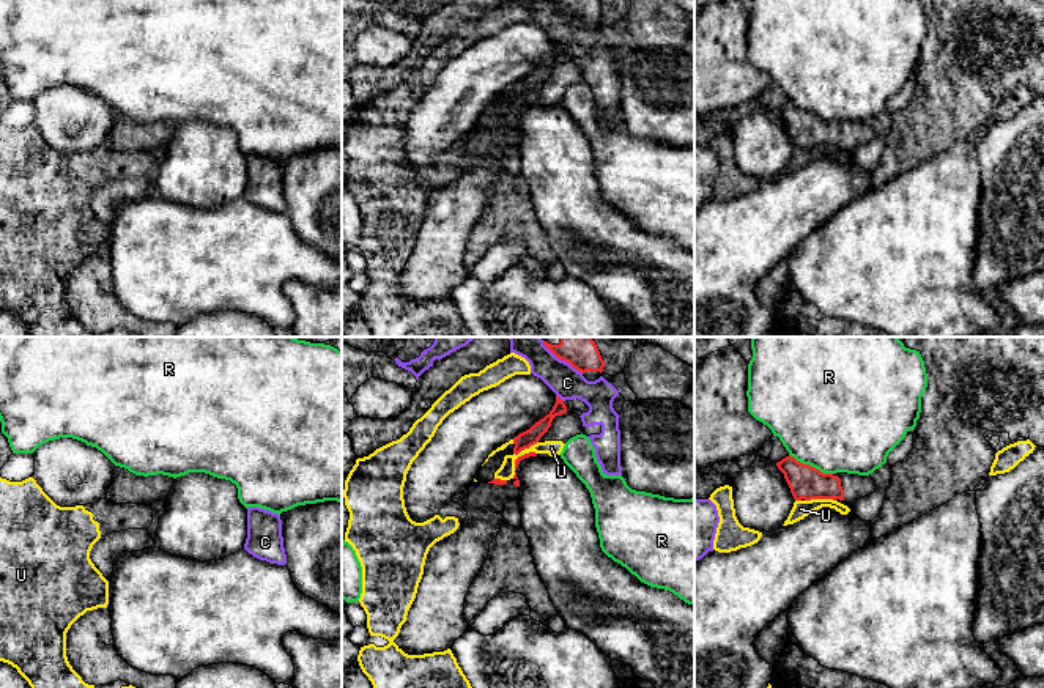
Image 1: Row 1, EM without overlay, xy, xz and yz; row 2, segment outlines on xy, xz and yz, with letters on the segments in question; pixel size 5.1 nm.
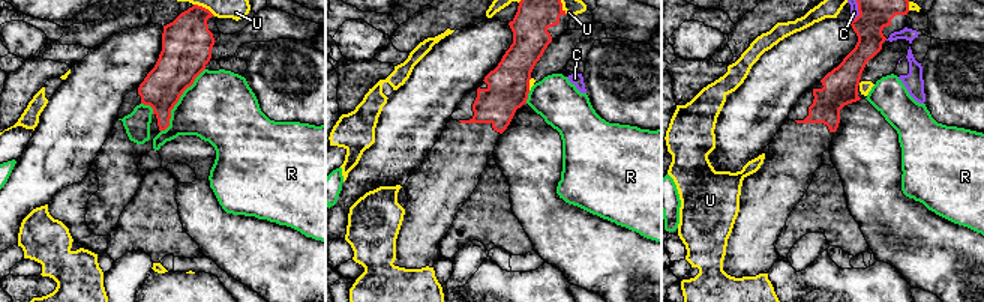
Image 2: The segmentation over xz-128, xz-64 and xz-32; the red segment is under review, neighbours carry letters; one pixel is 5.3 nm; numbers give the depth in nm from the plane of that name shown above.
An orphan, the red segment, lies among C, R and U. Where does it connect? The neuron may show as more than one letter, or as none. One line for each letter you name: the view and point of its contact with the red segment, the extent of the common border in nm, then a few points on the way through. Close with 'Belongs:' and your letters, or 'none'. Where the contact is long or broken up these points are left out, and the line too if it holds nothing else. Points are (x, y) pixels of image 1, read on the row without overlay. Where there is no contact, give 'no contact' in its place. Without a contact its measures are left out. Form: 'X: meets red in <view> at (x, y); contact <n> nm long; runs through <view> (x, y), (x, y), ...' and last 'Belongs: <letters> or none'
Belongs: none

